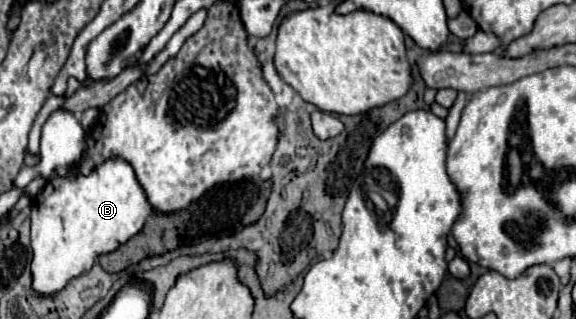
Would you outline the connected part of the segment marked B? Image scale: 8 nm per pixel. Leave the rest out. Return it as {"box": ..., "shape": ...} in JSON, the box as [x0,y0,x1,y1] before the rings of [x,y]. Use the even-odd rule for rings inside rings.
{"box":[31,159,151,297],"shape":[[[107,159],[87,177],[69,175],[67,179],[49,179],[33,199],[31,213],[33,293],[51,297],[63,291],[73,279],[91,271],[101,255],[119,249],[135,237],[149,213],[151,207],[145,191],[139,187],[131,165],[123,159]]]}

